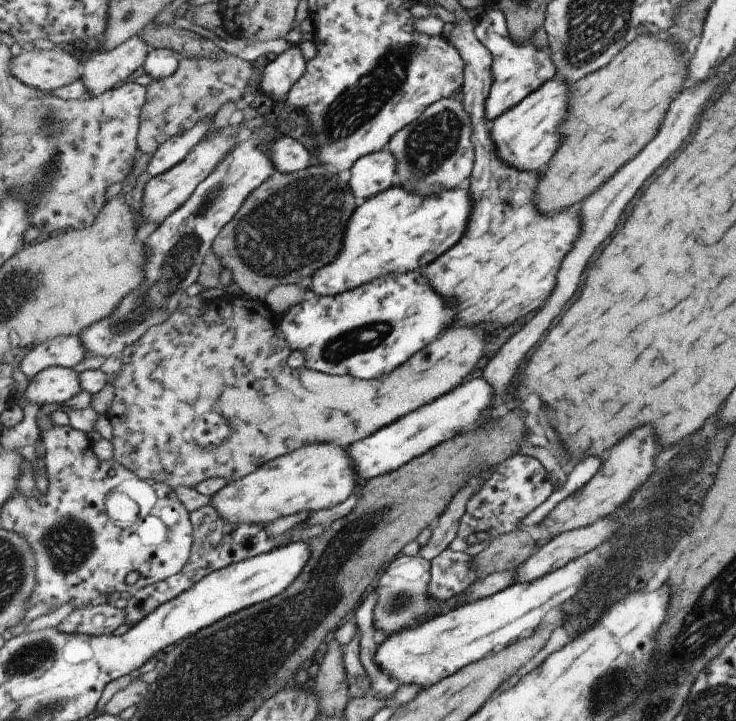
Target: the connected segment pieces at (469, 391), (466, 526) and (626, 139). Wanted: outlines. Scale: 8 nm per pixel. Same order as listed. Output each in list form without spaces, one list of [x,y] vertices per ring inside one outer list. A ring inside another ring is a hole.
[[[483,376],[464,382],[446,395],[440,396],[431,404],[410,412],[396,423],[382,428],[367,438],[358,440],[348,447],[356,474],[367,480],[373,480],[404,467],[409,461],[424,455],[432,448],[447,443],[448,440],[461,434],[467,426],[475,424],[483,413],[493,404],[491,381]]]
[[[515,453],[495,466],[490,478],[469,499],[467,510],[460,522],[458,536],[465,538],[469,546],[522,530],[525,517],[549,500],[553,493],[551,478],[543,464],[537,458]]]
[[[641,36],[624,48],[606,67],[577,83],[568,84],[571,115],[565,124],[565,144],[561,144],[561,152],[553,156],[553,162],[543,172],[541,184],[537,186],[537,208],[543,214],[561,212],[573,204],[583,202],[587,196],[599,190],[623,164],[633,160],[639,150],[645,148],[645,144],[655,139],[673,96],[683,90],[692,54],[692,51],[687,52],[679,47],[675,40],[657,42],[651,36]]]

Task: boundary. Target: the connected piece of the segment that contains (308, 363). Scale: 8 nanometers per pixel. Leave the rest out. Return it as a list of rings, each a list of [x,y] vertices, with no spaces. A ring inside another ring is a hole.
[[[413,271],[408,273],[393,273],[392,275],[380,276],[378,279],[375,279],[373,282],[369,284],[364,284],[359,288],[344,292],[342,295],[331,296],[319,296],[312,295],[310,298],[307,298],[305,301],[301,301],[299,304],[293,306],[286,312],[285,318],[282,320],[282,328],[286,332],[286,336],[288,337],[287,345],[292,348],[292,350],[299,350],[302,352],[304,356],[304,364],[303,366],[329,374],[347,374],[347,372],[351,372],[351,376],[359,376],[362,379],[379,379],[383,374],[387,375],[389,372],[393,372],[397,366],[401,366],[401,364],[405,364],[413,354],[417,354],[419,350],[423,351],[428,344],[431,344],[433,340],[437,340],[437,336],[439,334],[447,332],[451,326],[451,322],[455,320],[457,314],[457,306],[453,304],[455,300],[449,300],[449,298],[441,298],[439,292],[435,292],[431,288],[429,288],[429,280],[423,276],[423,273],[419,271]]]

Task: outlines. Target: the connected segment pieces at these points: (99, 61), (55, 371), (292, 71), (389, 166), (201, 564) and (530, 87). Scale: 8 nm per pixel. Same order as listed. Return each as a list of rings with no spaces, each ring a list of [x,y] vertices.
[[[135,35],[115,50],[95,53],[83,62],[82,78],[93,97],[127,82],[133,72],[143,67],[149,53],[150,44]]]
[[[52,366],[28,380],[24,398],[37,404],[61,404],[82,391],[80,373],[71,367]]]
[[[298,47],[289,49],[264,68],[260,88],[271,99],[285,102],[290,90],[305,74],[306,60]]]
[[[389,149],[360,158],[350,170],[350,187],[358,203],[372,199],[395,186],[399,160]]]
[[[209,504],[193,511],[191,517],[194,526],[192,534],[194,543],[189,562],[185,565],[184,570],[178,572],[175,576],[143,587],[142,589],[137,587],[132,589],[132,597],[125,608],[127,620],[132,623],[132,626],[141,622],[152,612],[155,612],[162,604],[193,588],[195,584],[201,582],[206,576],[218,570],[223,570],[233,563],[246,561],[260,554],[268,553],[277,548],[277,546],[281,546],[281,544],[289,544],[289,542],[295,541],[307,542],[311,537],[319,536],[327,528],[324,525],[311,525],[307,527],[306,524],[301,524],[301,526],[293,526],[280,536],[268,538],[267,530],[265,530],[266,525],[250,525],[247,523],[236,525],[225,522],[219,516],[217,510]]]
[[[495,3],[486,5],[492,6],[493,10],[487,11],[481,21],[476,21],[475,30],[480,41],[492,52],[490,69],[494,81],[485,103],[485,116],[487,120],[493,122],[539,90],[547,81],[557,77],[557,70],[551,54],[535,48],[531,42],[529,45],[523,45],[521,42],[511,40],[505,14],[499,9],[499,5]]]

